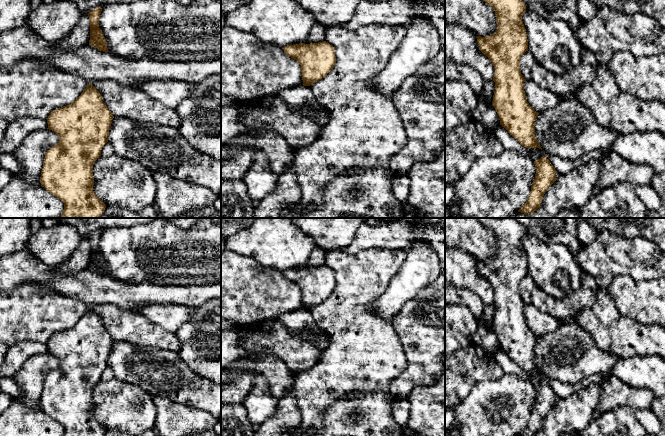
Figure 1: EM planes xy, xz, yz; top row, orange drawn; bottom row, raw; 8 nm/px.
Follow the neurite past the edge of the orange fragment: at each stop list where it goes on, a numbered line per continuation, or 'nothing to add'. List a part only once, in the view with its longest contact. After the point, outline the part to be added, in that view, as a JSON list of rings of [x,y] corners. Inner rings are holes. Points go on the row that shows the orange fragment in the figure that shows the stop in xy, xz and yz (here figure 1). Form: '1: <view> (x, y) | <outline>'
nothing to add

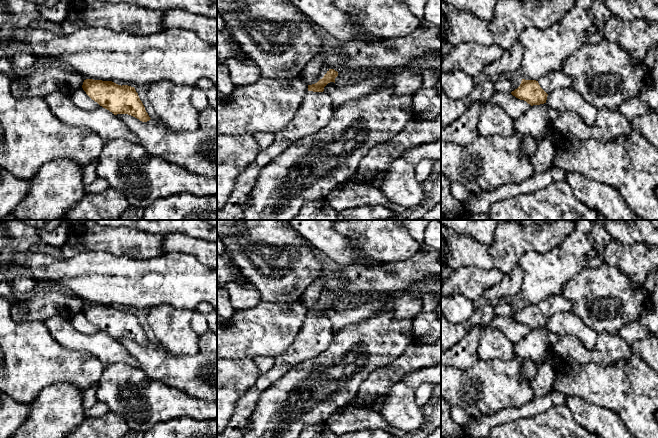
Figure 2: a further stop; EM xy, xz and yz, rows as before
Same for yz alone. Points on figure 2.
1: yz (557, 79) | [[[561,70],[553,71],[538,80],[540,87],[550,94],[558,88],[569,88],[572,85],[572,79]]]

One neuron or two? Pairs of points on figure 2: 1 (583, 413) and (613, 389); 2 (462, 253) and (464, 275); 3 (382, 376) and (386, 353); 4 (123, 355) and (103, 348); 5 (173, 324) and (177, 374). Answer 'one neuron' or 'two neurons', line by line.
1: two neurons
2: two neurons
3: two neurons
4: one neuron
5: two neurons

